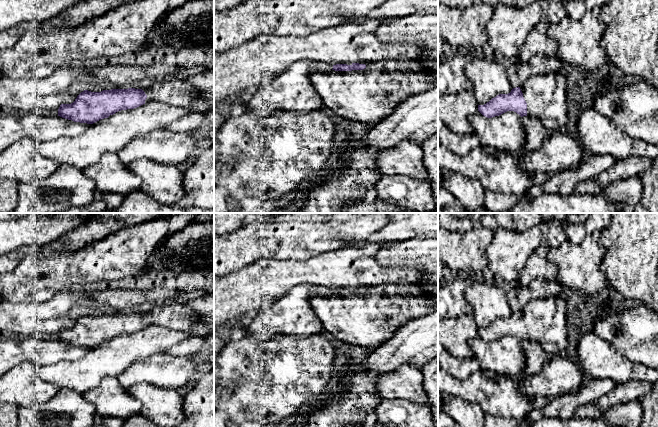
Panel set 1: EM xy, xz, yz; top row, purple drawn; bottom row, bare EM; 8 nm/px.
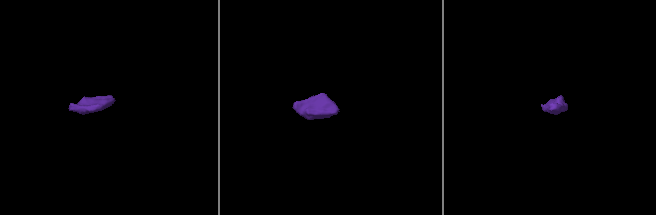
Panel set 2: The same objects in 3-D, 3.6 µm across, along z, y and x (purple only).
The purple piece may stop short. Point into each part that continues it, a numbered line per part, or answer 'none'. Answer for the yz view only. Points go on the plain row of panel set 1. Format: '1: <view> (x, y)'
1: yz (545, 318)

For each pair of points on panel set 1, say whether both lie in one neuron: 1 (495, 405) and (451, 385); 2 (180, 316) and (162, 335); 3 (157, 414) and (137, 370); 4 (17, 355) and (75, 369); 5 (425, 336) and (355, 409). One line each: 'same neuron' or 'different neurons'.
1: same neuron
2: different neurons
3: different neurons
4: different neurons
5: same neuron

